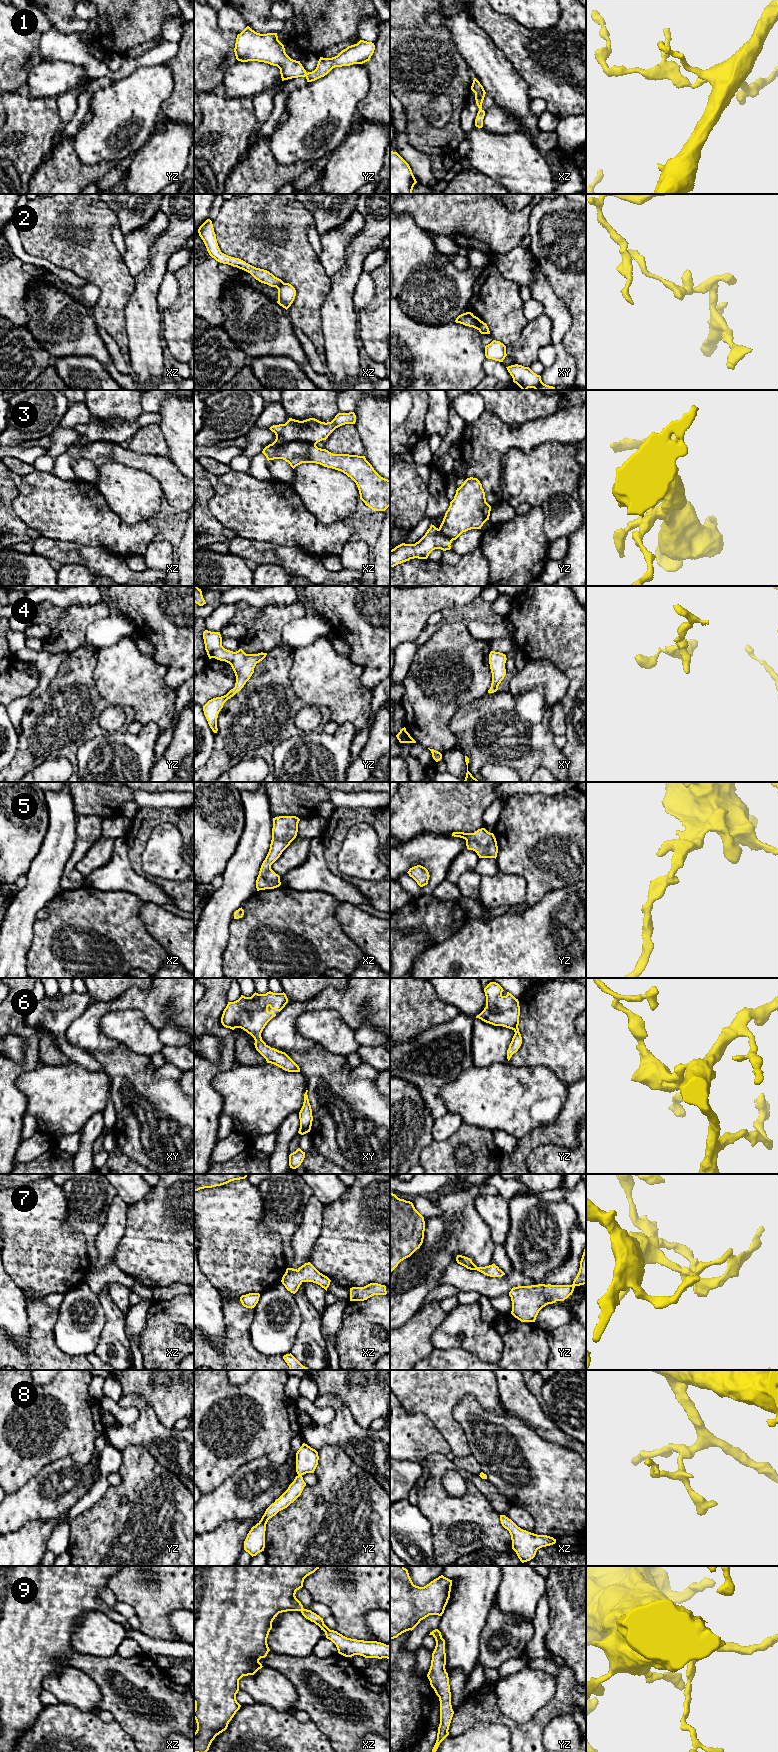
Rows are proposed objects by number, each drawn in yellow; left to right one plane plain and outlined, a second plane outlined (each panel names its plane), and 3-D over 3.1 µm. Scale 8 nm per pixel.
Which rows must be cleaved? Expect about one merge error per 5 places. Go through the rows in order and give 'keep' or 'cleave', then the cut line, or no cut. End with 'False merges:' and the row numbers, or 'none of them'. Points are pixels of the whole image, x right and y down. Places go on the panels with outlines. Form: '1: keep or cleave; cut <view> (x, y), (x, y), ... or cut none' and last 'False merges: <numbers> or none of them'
1: keep; cut none
2: cleave; cut xy (474, 316), (478, 329)
3: cleave; cut xz (315, 443), (286, 442), (278, 445), (271, 444)
4: keep; cut none
5: keep; cut none
6: keep; cut none
7: keep; cut none
8: keep; cut none
9: keep; cut none
False merges: 2, 3

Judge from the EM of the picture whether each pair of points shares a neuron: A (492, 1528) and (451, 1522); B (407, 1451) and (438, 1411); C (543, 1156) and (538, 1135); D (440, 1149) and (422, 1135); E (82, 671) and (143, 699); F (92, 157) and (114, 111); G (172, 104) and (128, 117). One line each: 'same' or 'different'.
A: same
B: different
C: different
D: different
E: different
F: same
G: different

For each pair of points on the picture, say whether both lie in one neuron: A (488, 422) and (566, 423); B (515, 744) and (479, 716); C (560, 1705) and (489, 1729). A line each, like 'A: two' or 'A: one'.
A: one
B: one
C: two

